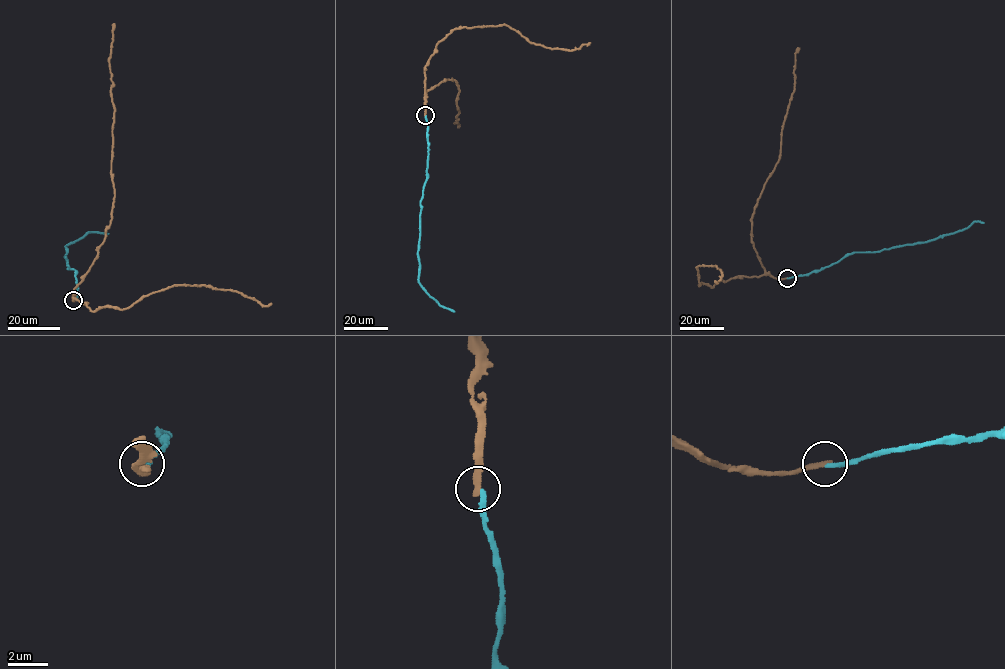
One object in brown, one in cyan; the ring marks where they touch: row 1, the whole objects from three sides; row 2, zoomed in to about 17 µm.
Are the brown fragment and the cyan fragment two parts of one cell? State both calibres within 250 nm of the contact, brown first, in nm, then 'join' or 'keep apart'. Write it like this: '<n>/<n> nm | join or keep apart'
300/240 nm | keep apart

